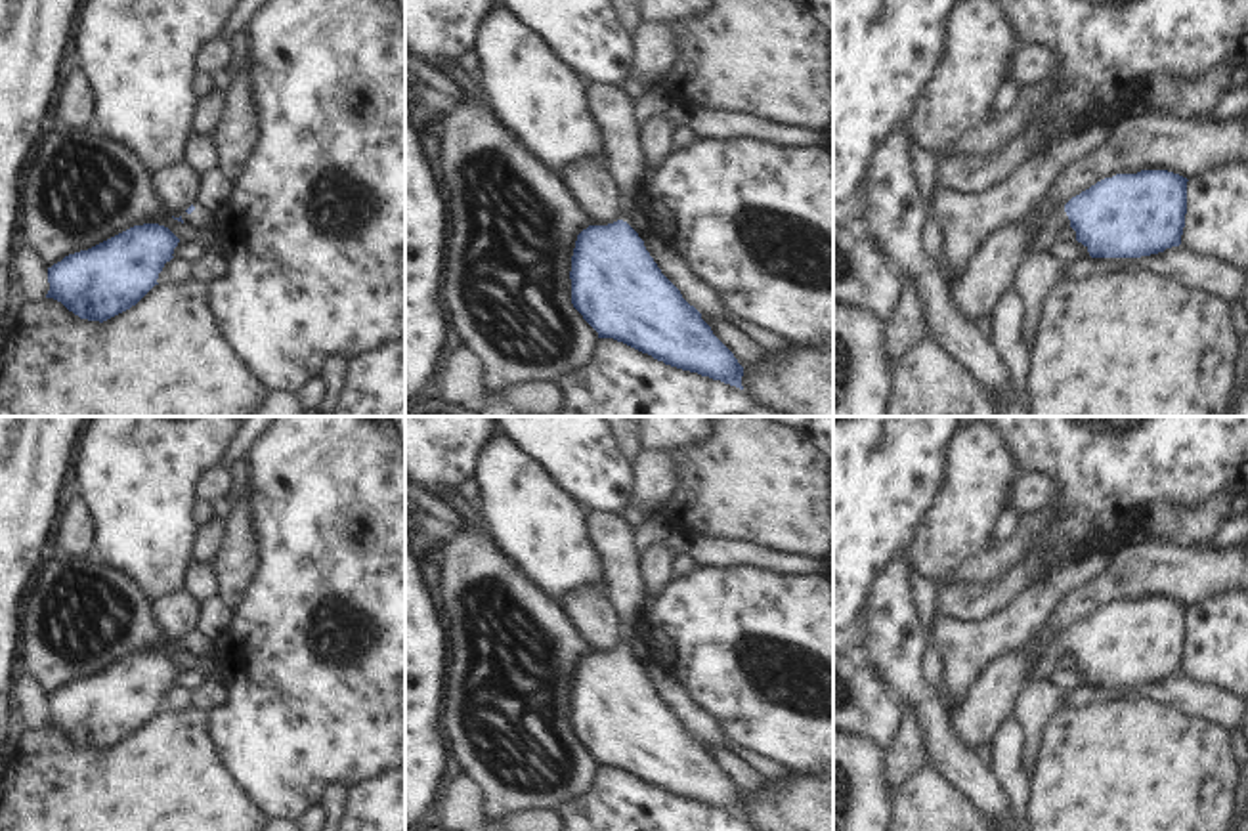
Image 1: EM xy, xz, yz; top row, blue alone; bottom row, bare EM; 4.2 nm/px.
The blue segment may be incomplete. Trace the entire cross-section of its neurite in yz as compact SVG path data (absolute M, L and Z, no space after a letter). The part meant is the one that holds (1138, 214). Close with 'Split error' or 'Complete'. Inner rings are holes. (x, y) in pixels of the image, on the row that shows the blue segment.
M1141 170L1137 174L1105 178L1068 202L1042 210L1032 222L1032 237L1026 250L1036 254L1049 250L1066 227L1076 231L1076 241L1087 248L1091 258L1141 258L1179 246L1187 214L1187 181L1187 178L1168 170Z. Split error

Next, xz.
M621 199L621 212L613 224L589 225L577 235L570 271L573 308L598 332L598 338L613 338L665 365L743 390L743 367L713 334L701 313L661 273L644 241L631 227L635 204Z. Split error

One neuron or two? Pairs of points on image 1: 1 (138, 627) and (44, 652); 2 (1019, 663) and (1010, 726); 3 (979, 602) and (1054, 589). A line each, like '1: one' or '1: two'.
1: one
2: two
3: two

